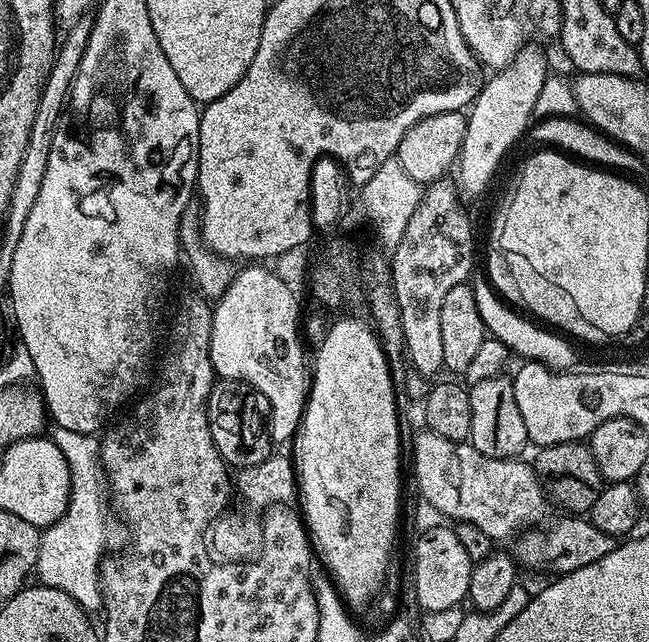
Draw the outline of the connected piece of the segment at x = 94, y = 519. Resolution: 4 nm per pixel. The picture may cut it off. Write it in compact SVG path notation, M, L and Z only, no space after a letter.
M53 427L51 431L50 438L58 446L58 450L62 450L62 458L66 458L66 466L70 466L70 498L66 514L62 514L58 522L54 522L40 533L35 575L40 576L39 583L43 587L70 594L70 598L74 598L74 602L78 602L78 606L82 606L85 613L92 614L92 611L95 608L97 611L102 604L100 566L109 551L107 548L112 540L112 520L114 521L113 513L110 511L110 493L104 479L104 468L100 464L100 440L95 435L65 428Z

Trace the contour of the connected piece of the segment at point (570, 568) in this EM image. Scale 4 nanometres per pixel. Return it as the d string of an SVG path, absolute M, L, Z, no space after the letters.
M572 514L564 519L568 520L560 520L549 528L540 526L535 530L525 530L515 537L514 559L521 569L533 568L536 572L552 572L551 574L573 572L606 558L606 554L618 547L617 537L598 530L583 515Z

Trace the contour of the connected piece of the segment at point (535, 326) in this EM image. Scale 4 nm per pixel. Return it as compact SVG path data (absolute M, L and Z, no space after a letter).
M475 275L470 283L474 290L474 302L477 303L478 314L482 317L485 331L491 337L502 342L513 355L517 357L520 355L522 356L521 359L531 363L545 364L548 369L556 374L571 371L577 365L575 364L576 352L570 344L572 342L567 337L549 330L529 317L526 317L526 319L514 312L515 309L507 306L494 291L485 275Z

